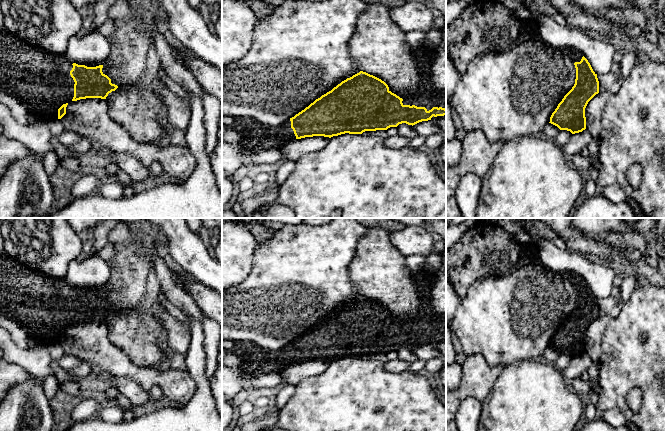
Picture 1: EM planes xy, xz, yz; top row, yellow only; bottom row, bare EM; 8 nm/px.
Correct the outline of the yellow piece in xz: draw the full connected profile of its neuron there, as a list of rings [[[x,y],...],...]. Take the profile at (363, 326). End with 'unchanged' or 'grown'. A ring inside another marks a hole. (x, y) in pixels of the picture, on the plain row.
[[[360,295],[342,305],[331,315],[316,323],[304,334],[278,351],[266,350],[253,342],[247,341],[236,342],[231,353],[241,357],[240,371],[279,373],[295,363],[305,361],[324,360],[331,362],[345,357],[362,358],[365,355],[387,354],[390,351],[397,351],[402,347],[413,350],[422,345],[435,345],[442,341],[446,342],[446,315],[431,315],[425,313],[418,319],[402,323],[392,317],[384,305],[366,296]]] | grown

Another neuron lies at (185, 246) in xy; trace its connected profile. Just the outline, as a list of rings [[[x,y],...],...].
[[[143,218],[143,223],[159,233],[170,256],[189,276],[222,295],[222,264],[215,259],[199,235],[189,228],[185,218]]]

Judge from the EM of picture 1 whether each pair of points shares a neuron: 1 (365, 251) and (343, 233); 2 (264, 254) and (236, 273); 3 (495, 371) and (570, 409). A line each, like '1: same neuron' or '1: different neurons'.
1: different neurons
2: different neurons
3: different neurons

